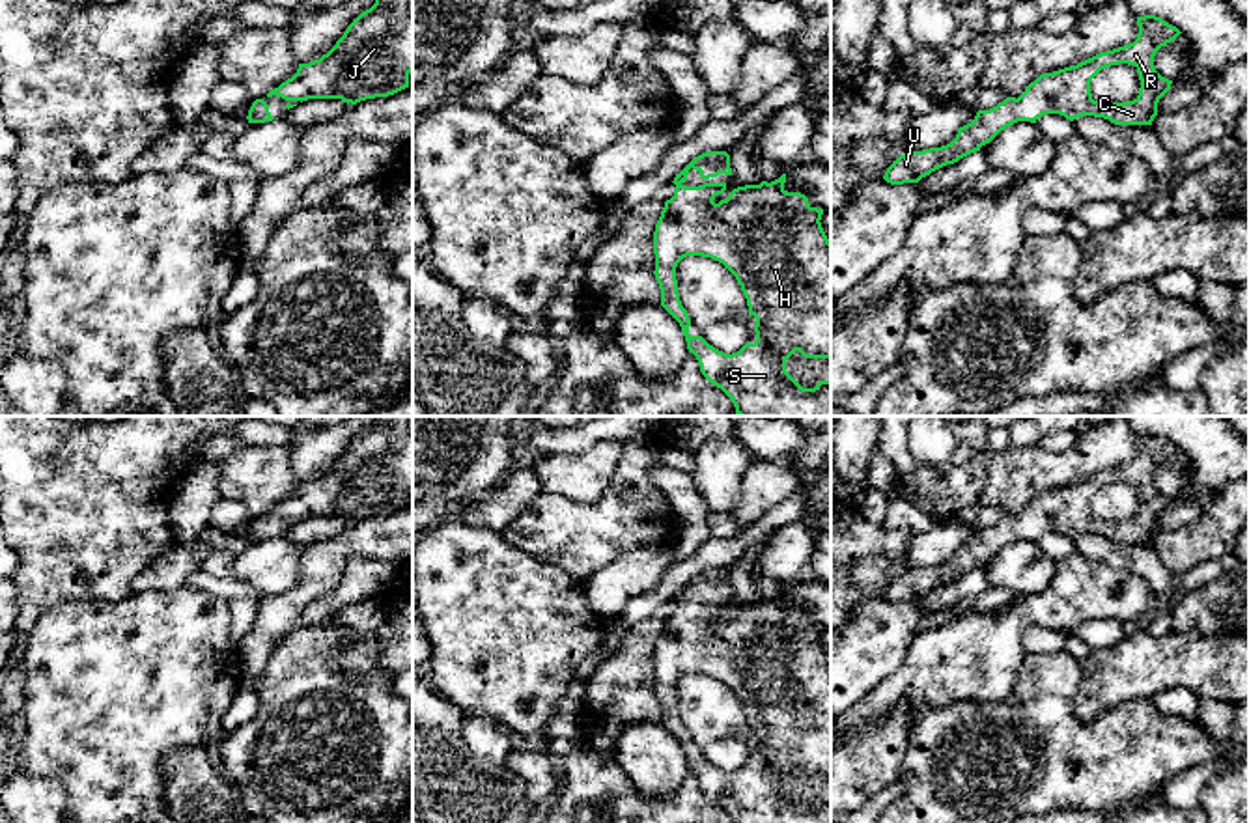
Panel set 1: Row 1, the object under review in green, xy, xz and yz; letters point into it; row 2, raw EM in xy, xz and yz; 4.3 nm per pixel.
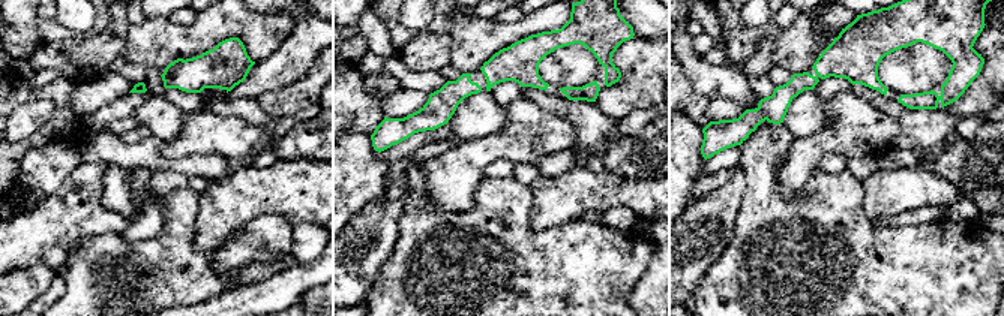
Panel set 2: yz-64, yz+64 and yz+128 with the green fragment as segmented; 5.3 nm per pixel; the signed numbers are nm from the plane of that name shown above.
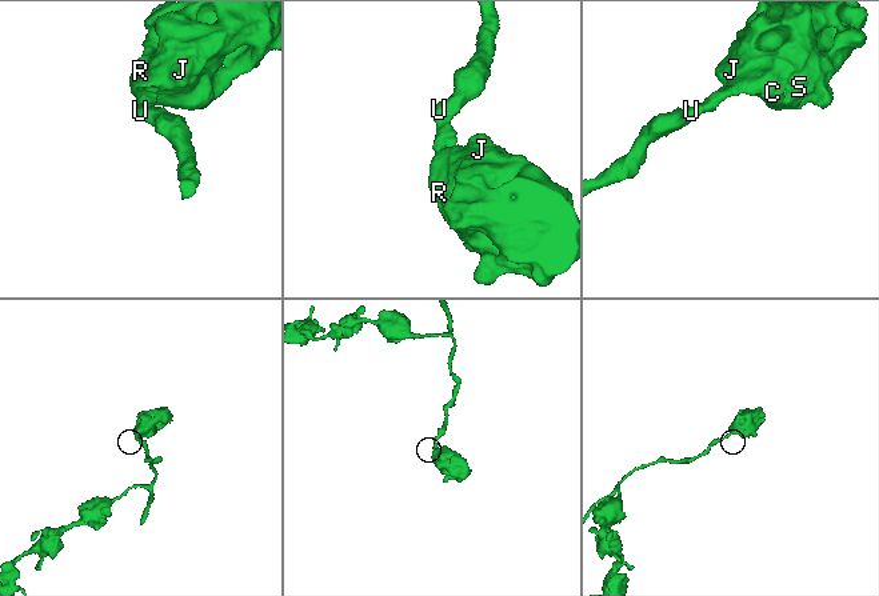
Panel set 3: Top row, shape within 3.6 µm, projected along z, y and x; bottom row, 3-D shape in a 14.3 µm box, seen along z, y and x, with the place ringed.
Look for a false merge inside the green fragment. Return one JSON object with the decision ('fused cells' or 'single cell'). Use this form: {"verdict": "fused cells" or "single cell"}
{"verdict": "single cell"}

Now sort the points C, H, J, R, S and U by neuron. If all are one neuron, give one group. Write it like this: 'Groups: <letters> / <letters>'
Groups: C H J R S U

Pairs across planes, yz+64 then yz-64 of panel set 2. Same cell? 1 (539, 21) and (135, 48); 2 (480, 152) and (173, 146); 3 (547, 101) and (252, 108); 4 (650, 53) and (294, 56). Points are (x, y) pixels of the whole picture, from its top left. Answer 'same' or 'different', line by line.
1: same
2: same
3: same
4: different

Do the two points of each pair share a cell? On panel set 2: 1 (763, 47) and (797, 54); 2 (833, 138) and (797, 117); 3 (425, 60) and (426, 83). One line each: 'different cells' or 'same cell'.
1: different cells
2: different cells
3: different cells

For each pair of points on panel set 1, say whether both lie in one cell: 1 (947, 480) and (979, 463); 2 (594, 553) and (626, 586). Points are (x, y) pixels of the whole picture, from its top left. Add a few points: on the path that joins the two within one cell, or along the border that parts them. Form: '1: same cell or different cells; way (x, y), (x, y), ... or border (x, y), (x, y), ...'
1: same cell; way (954, 480), (962, 480), (971, 471)
2: different cells; border (646, 545), (622, 551), (583, 583)

